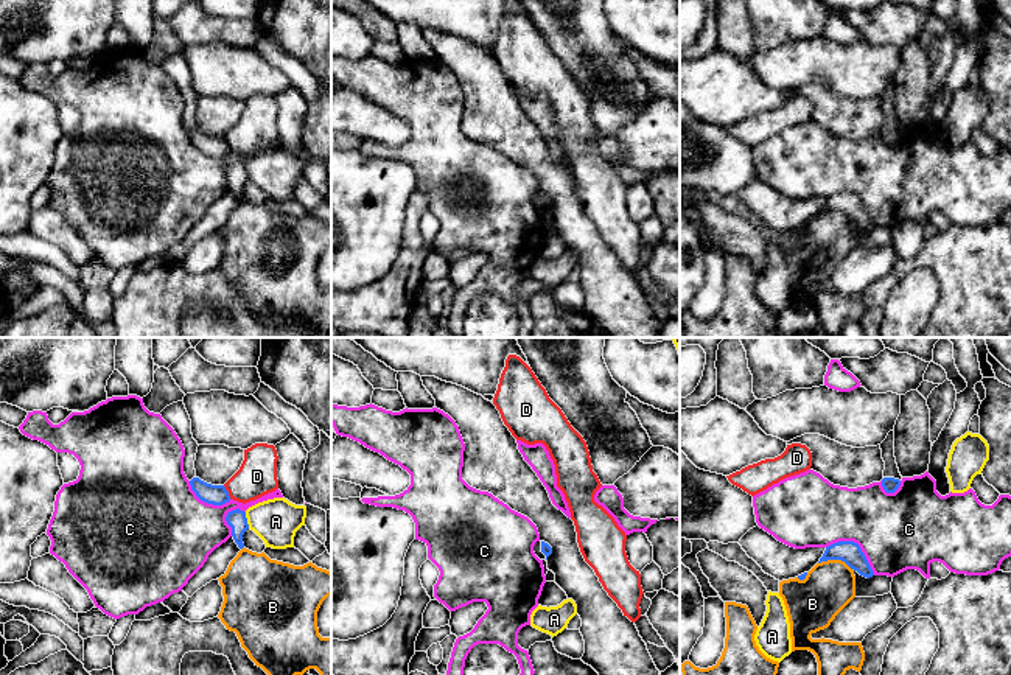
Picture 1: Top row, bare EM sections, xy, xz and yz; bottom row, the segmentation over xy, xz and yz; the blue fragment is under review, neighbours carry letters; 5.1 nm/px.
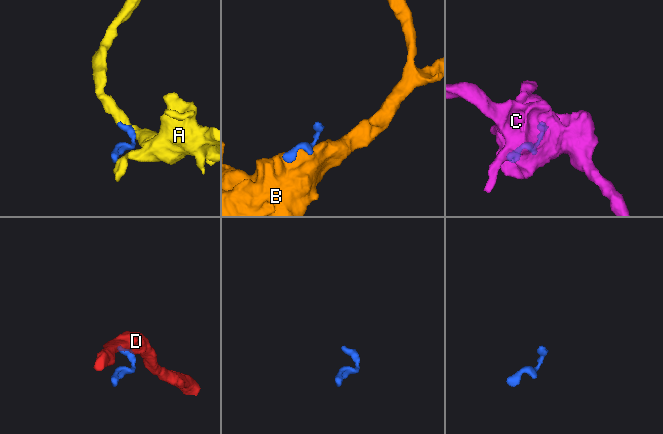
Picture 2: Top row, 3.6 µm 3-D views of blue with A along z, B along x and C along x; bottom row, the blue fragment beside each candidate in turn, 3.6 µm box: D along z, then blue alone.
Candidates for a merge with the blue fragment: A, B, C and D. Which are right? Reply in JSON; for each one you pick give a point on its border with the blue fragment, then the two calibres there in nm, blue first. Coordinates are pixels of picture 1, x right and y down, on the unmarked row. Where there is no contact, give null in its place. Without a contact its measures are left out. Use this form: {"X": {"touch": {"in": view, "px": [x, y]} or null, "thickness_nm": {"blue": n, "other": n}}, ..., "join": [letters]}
{"join": []}

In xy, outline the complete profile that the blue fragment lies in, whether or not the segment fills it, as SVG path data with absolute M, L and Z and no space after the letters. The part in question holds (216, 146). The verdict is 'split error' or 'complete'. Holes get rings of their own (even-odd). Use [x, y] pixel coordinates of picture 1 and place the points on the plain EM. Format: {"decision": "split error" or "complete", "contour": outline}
{"decision": "split error", "contour": "M184 53L173 54L166 58L160 64L162 70L174 81L177 89L180 90L185 109L184 109L184 124L187 131L190 132L191 142L196 145L196 148L213 157L222 157L230 152L229 143L224 137L212 137L204 132L201 132L196 128L194 121L194 112L198 104L198 93L193 90L191 86L191 72L185 61Z"}

